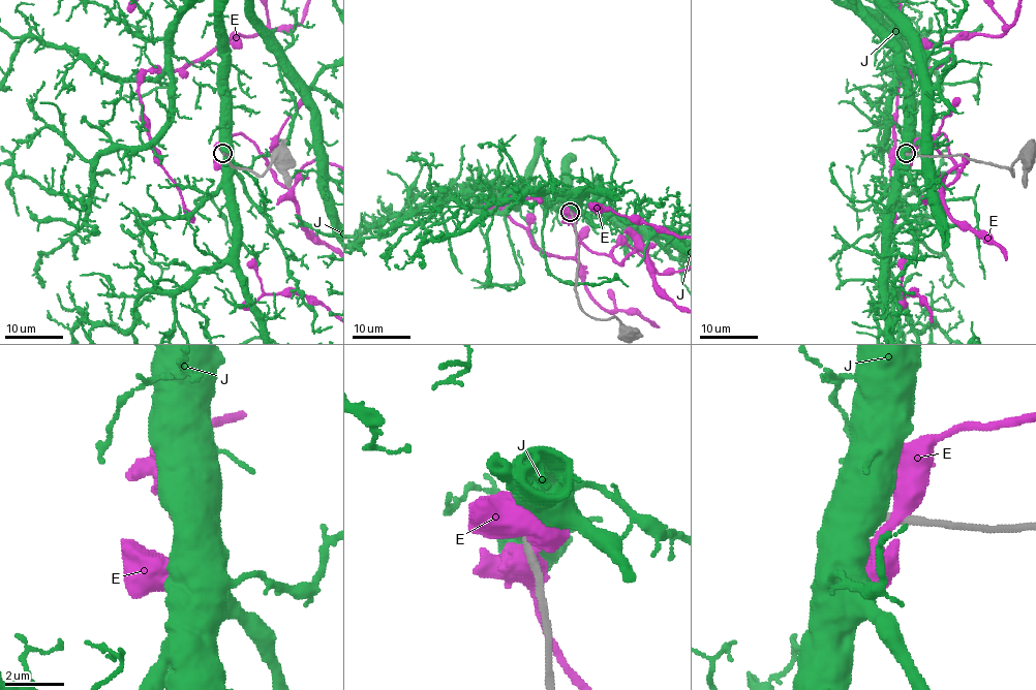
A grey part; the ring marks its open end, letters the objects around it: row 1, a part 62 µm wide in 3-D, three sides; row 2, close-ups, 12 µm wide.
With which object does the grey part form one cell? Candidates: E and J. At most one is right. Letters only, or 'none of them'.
none of them

